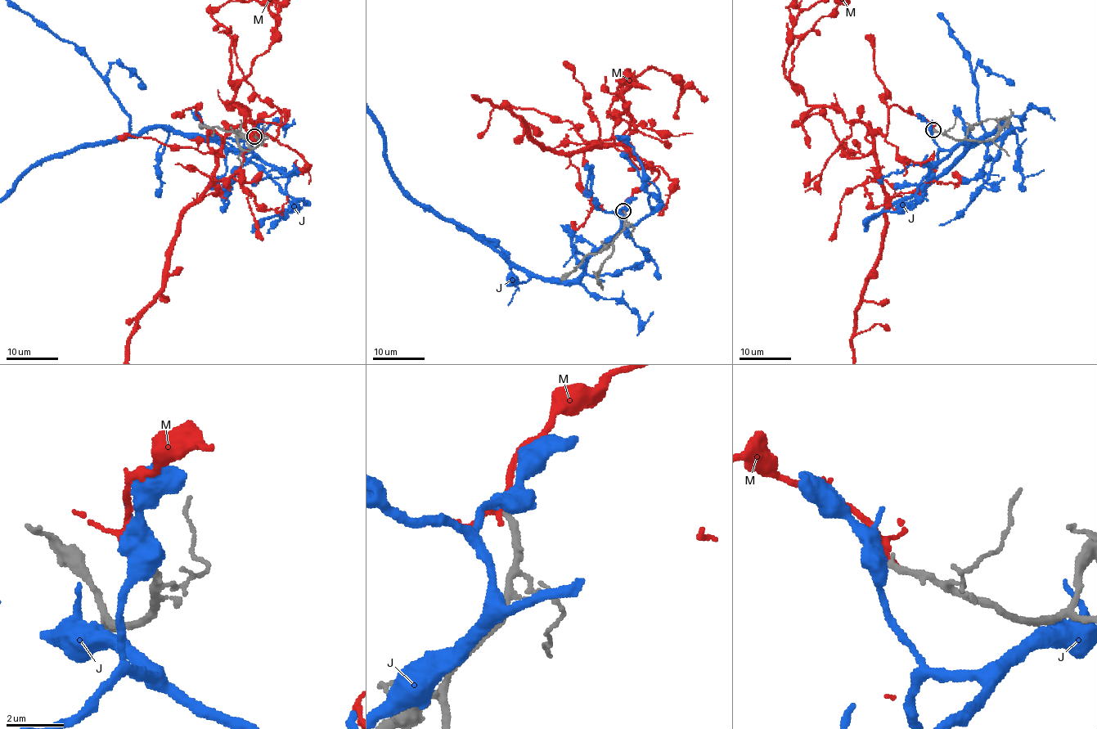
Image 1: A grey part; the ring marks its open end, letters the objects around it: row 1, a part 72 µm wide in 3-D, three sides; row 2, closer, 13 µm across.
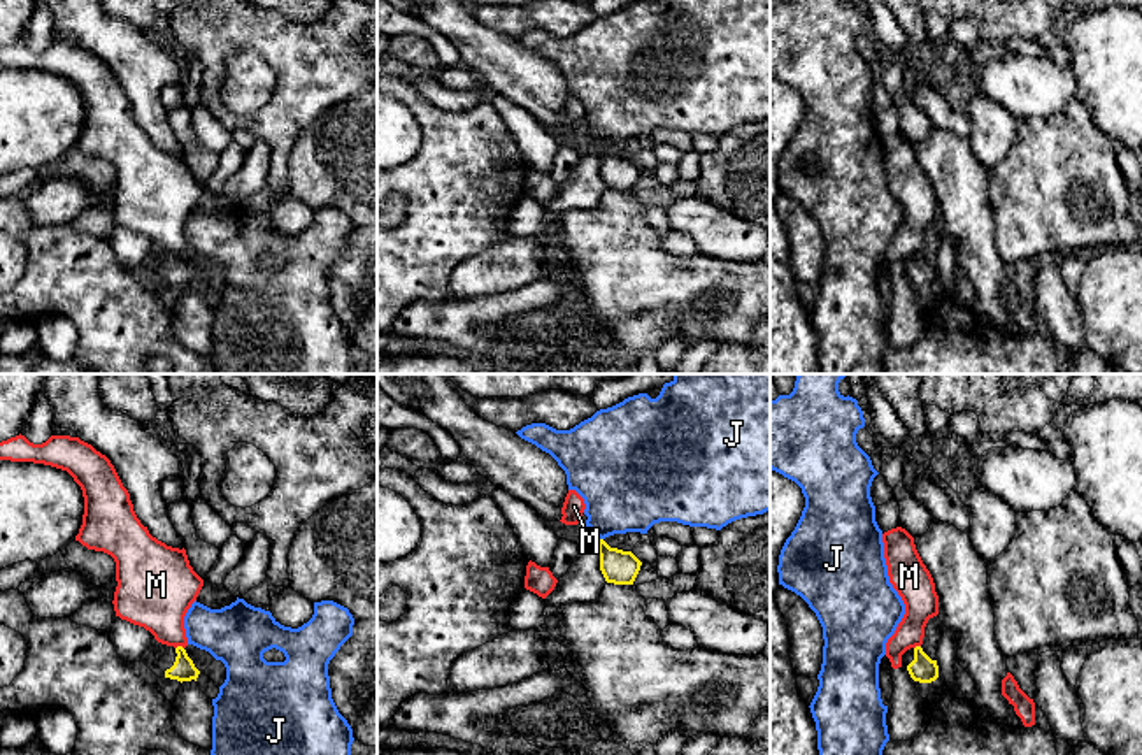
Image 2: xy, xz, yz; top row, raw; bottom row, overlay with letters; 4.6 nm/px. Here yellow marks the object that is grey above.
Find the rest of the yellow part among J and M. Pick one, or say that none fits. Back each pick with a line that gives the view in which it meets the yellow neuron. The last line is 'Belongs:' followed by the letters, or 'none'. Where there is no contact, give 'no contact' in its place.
Belongs: none

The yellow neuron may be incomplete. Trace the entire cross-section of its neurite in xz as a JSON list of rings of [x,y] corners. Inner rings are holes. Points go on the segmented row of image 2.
[[[603,539],[598,543],[600,571],[607,583],[633,585],[642,562],[632,553],[610,548]]]

